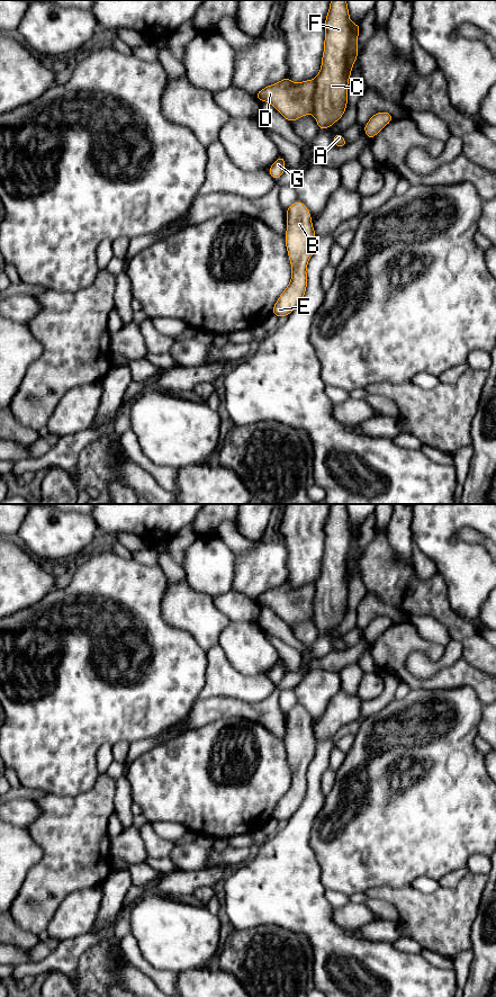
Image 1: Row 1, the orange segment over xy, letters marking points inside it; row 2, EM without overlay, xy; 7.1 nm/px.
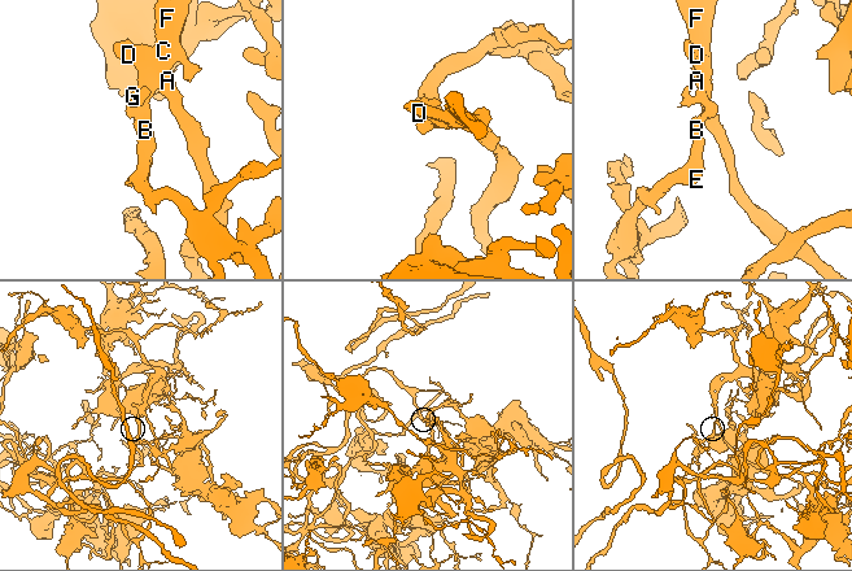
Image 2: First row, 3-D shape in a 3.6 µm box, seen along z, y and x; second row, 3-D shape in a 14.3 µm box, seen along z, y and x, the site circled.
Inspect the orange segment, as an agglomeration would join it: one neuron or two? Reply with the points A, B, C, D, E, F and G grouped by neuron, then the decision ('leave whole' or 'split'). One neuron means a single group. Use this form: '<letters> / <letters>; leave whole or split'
A B C D E F G; leave whole

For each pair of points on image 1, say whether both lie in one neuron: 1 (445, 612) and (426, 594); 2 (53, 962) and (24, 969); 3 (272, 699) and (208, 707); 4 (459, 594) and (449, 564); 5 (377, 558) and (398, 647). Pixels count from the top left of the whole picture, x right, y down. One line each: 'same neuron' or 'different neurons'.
1: same neuron
2: same neuron
3: same neuron
4: same neuron
5: different neurons

